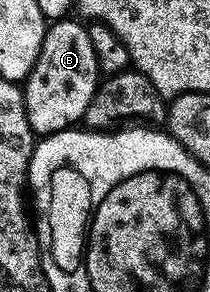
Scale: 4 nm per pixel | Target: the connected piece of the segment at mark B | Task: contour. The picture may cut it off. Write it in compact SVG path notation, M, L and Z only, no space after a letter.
M55 19L48 24L37 63L33 63L33 71L29 71L21 85L27 118L37 135L78 126L99 88L101 74L93 51L93 39L89 39L87 25L82 20L71 20Z

